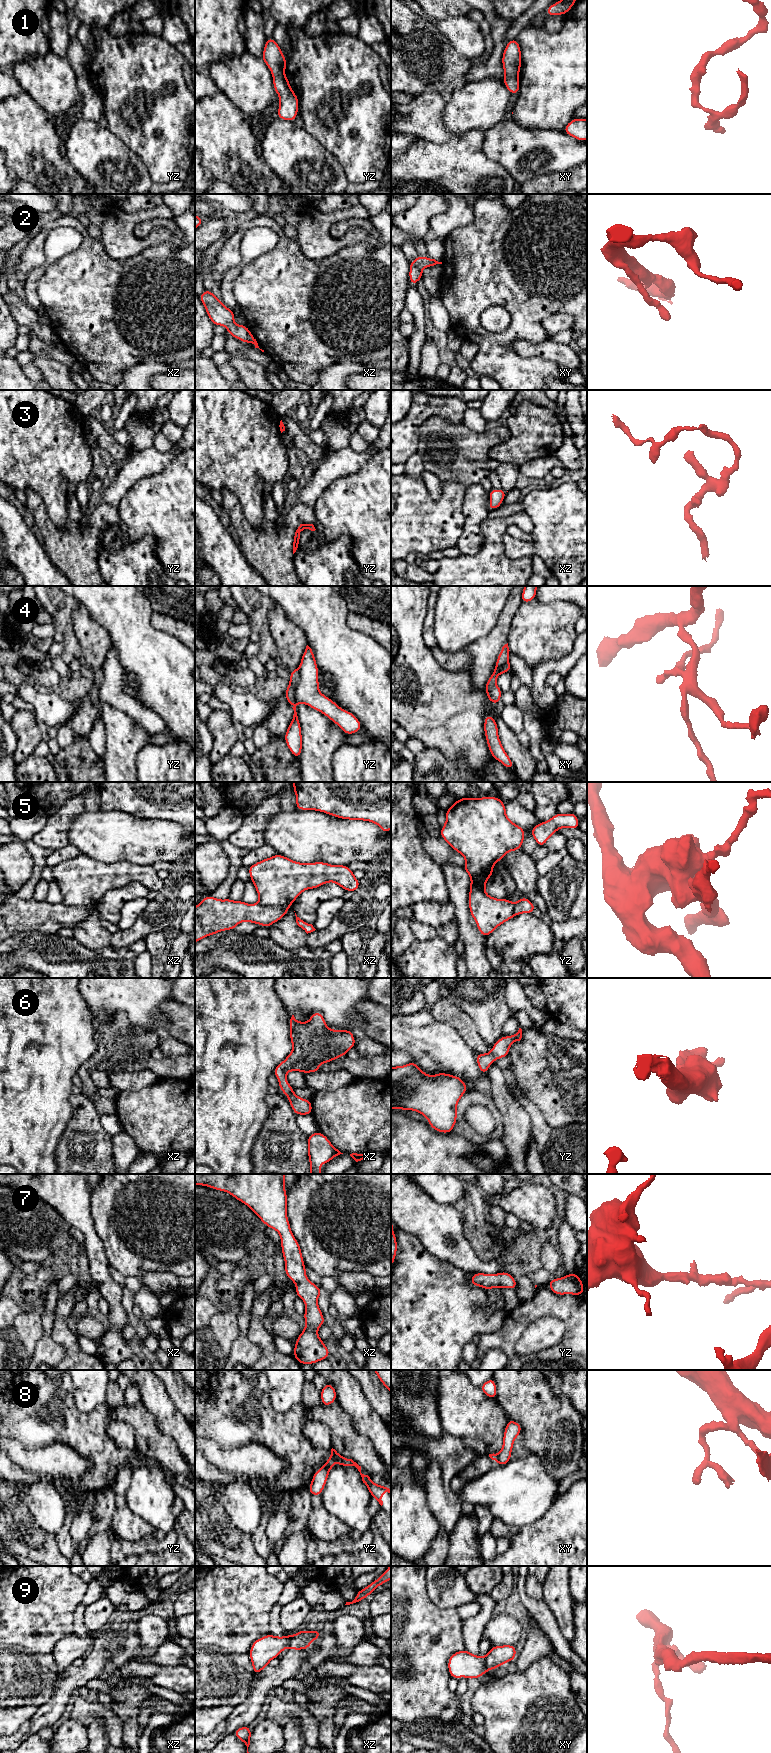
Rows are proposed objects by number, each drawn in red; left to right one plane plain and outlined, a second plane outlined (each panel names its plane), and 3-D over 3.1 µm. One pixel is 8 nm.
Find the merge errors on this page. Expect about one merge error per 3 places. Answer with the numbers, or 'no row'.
5, 8, 9

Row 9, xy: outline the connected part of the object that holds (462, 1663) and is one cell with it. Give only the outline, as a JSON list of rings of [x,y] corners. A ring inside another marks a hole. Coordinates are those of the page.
[[[466,1649],[453,1653],[448,1659],[448,1670],[450,1677],[458,1679],[476,1679],[488,1672],[484,1657],[473,1655]]]

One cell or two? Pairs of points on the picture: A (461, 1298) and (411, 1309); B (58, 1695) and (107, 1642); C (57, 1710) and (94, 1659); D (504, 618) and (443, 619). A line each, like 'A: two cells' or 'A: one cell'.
A: one cell
B: one cell
C: one cell
D: two cells

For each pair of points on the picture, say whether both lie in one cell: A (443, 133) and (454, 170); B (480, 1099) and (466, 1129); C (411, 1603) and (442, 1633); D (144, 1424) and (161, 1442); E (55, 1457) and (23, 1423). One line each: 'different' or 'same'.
A: different
B: same
C: same
D: same
E: different

